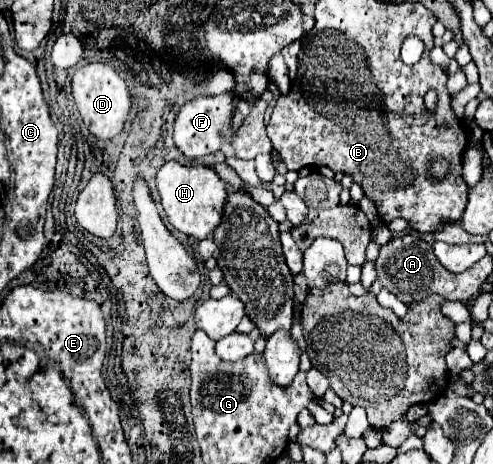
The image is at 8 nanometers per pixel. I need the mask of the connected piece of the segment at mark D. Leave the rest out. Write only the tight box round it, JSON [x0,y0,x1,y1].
[72,61,130,139]

